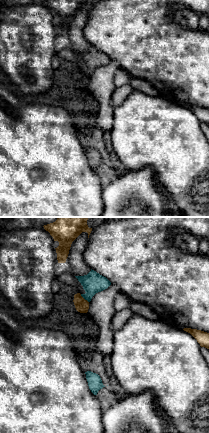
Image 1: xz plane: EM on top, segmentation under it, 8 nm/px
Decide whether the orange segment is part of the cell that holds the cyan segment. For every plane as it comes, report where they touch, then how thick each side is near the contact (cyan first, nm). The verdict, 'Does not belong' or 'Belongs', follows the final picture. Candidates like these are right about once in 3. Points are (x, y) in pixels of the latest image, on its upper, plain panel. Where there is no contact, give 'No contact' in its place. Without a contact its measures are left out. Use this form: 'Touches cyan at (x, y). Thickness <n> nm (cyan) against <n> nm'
Touches cyan at (84, 74). Thickness 170 nm (cyan) against 110 nm

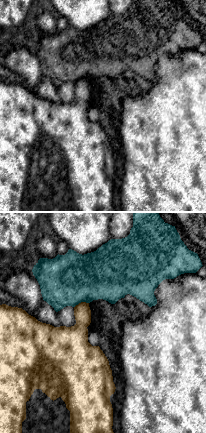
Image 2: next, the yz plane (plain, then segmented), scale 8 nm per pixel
Touches cyan at (81, 77). Thickness 420 nm (cyan) against 140 nm

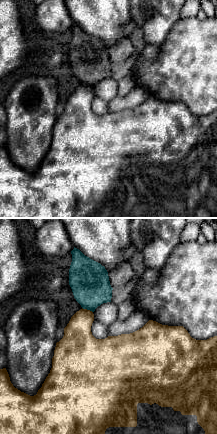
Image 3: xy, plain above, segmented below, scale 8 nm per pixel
Touches cyan at (87, 85). Thickness 320 nm (cyan) against 240 nm

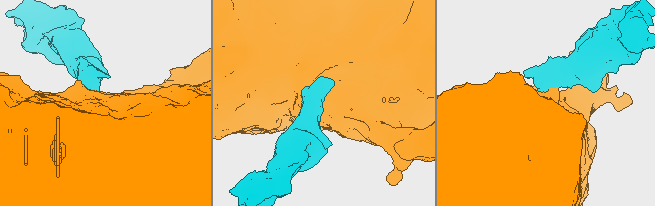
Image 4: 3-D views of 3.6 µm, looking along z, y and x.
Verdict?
Does not belong

